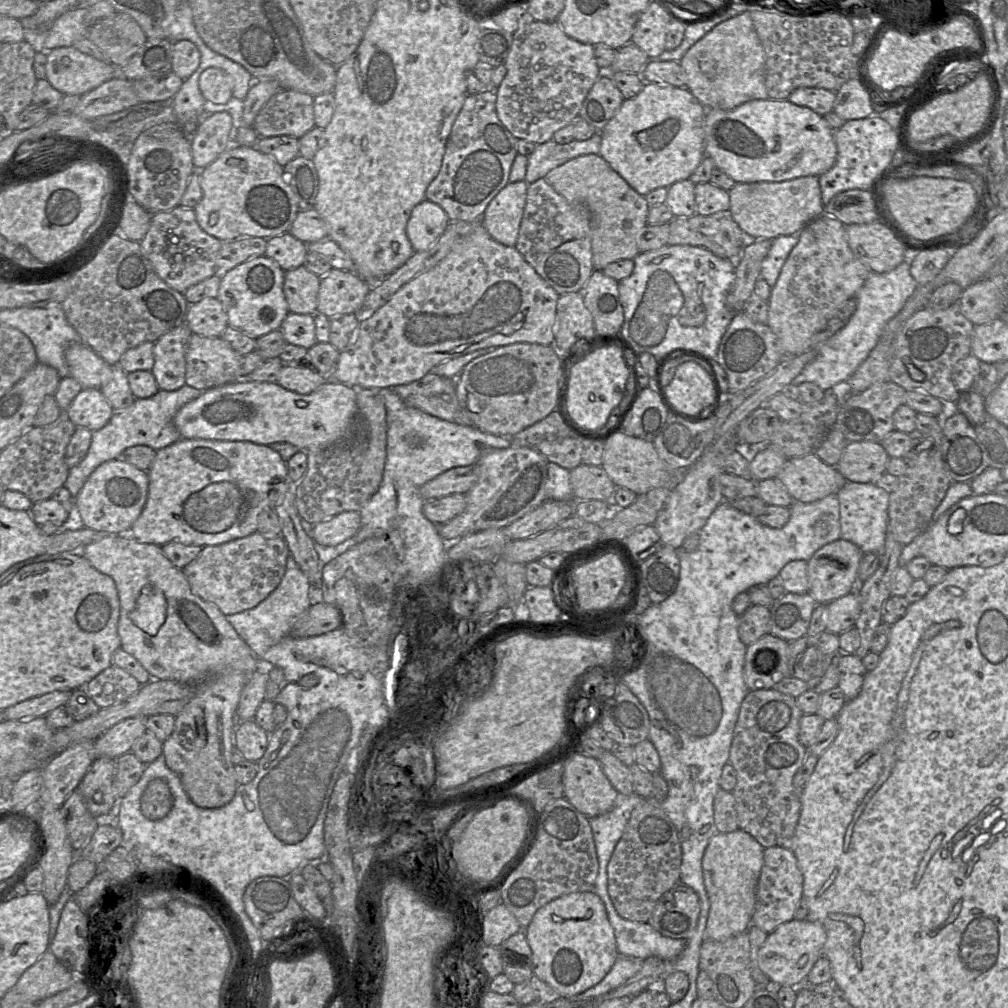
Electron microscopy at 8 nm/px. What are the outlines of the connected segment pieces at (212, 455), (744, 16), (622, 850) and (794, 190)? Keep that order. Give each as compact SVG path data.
M180 439L179 441L156 451L155 458L147 470L149 479L148 495L145 506L132 525L129 535L141 543L154 544L159 547L170 542L200 547L223 544L244 538L257 531L259 515L265 508L275 508L282 502L283 496L290 486L296 485L288 475L287 462L270 445L260 445L249 441L219 441L204 439Z
M748 11L715 26L679 63L686 74L686 88L706 109L731 111L752 100L769 99L765 84L766 55Z
M654 797L645 798L633 809L607 867L610 899L617 913L630 921L647 922L661 896L680 882L680 839L659 802Z
M804 176L782 182L736 183L730 194L732 218L748 239L775 239L801 232L810 222L824 214L819 176Z

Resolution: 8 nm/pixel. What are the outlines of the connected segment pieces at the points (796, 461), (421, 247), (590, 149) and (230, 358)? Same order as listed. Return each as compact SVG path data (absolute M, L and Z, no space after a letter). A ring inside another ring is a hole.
M814 452L787 459L776 478L794 501L804 503L837 494L847 481L835 466L826 464Z
M423 200L411 211L406 234L415 252L428 250L445 231L450 219L436 203Z
M595 133L585 141L573 140L567 144L558 144L549 140L537 144L535 150L529 155L524 181L530 184L544 178L552 169L581 155L599 154L601 146L601 133Z
M192 333L186 351L185 383L203 392L242 380L242 358L222 338Z

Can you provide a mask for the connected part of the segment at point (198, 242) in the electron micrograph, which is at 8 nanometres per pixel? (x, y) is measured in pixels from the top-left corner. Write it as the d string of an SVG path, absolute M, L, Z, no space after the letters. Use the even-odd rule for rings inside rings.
M176 206L151 215L150 226L140 241L140 248L157 275L172 289L184 295L190 286L215 275L215 264L222 243L201 229L193 208Z

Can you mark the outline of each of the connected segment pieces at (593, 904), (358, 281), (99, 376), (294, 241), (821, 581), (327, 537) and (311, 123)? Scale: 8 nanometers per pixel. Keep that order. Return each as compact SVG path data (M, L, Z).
M574 892L550 901L536 911L524 932L532 950L533 974L562 997L576 996L598 984L619 956L605 905L594 892Z
M331 269L320 277L317 313L328 318L359 314L371 285L353 271Z
M71 343L65 350L69 375L83 389L100 389L112 377L112 366L83 343Z
M290 233L267 239L265 255L273 259L285 272L304 266L307 244Z
M838 539L818 549L807 561L808 594L817 604L828 604L857 588L858 568L864 553L854 543Z
M344 511L311 525L311 538L319 547L335 547L356 535L361 517L357 511Z
M280 90L259 111L253 128L259 137L291 136L300 139L315 126L314 97L295 90Z

